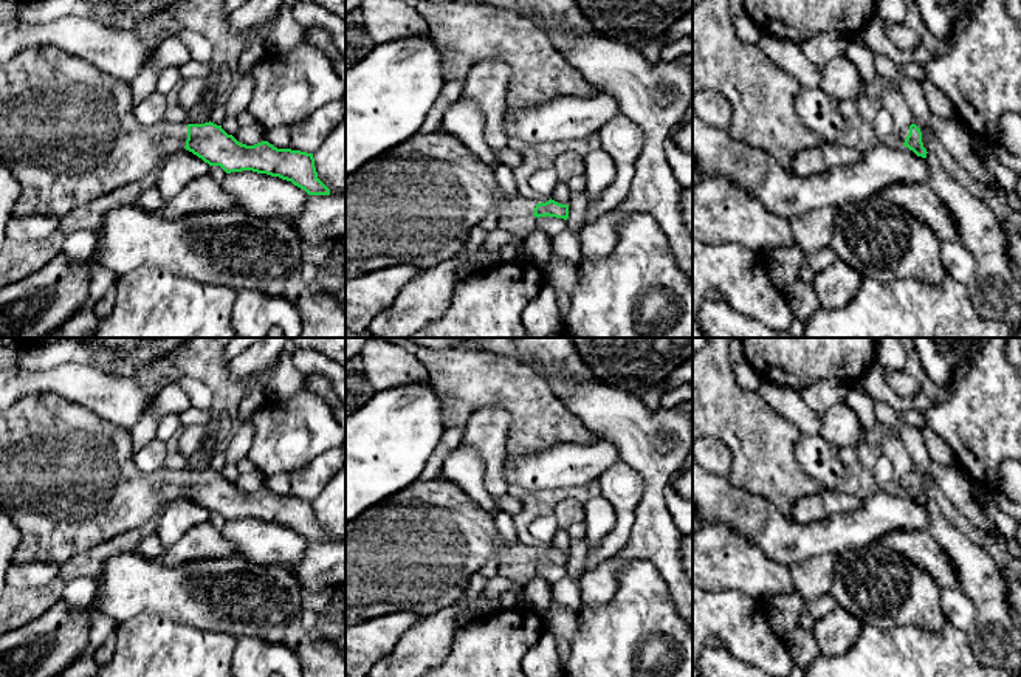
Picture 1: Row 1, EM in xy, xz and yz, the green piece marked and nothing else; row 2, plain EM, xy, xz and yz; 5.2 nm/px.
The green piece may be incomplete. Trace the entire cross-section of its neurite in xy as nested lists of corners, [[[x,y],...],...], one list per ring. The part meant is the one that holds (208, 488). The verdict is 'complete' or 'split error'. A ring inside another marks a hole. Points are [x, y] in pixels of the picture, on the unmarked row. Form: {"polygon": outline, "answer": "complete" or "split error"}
{"polygon": [[[26,393],[6,409],[0,409],[0,511],[6,513],[20,530],[14,564],[60,567],[73,556],[84,555],[104,541],[139,528],[181,496],[192,499],[209,513],[220,513],[226,521],[253,517],[291,528],[308,542],[330,542],[330,536],[318,525],[313,500],[277,496],[268,488],[246,493],[211,468],[205,471],[161,469],[144,476],[135,465],[135,449],[129,431],[60,395]]], "answer": "split error"}

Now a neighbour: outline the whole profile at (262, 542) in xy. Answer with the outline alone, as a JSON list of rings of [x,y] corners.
[[[253,517],[226,521],[222,534],[249,564],[293,565],[304,558],[310,542],[291,528]]]

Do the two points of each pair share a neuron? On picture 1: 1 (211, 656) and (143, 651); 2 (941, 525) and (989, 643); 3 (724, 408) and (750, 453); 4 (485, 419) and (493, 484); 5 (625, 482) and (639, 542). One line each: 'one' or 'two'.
1: one
2: one
3: one
4: one
5: two

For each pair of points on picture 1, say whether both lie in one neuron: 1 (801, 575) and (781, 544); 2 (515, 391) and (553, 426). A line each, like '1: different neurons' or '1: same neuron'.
1: different neurons
2: same neuron

